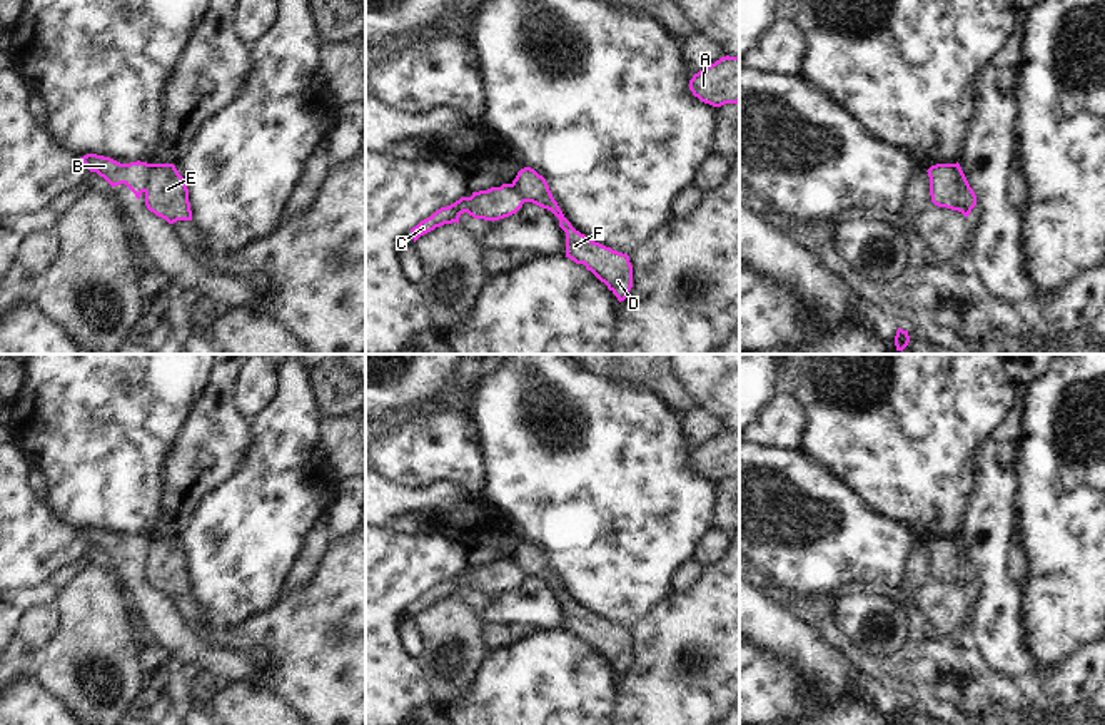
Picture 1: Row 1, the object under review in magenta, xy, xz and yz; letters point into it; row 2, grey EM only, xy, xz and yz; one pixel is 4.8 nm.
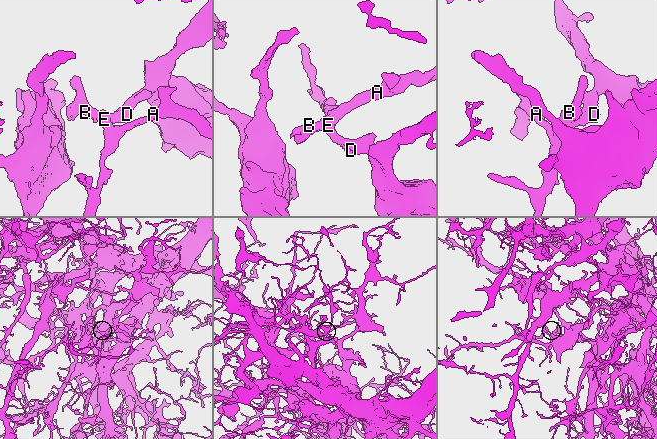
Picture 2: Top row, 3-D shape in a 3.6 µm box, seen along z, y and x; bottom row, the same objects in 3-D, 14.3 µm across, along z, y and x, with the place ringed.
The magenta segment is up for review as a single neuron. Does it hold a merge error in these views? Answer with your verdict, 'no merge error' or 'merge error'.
merge error

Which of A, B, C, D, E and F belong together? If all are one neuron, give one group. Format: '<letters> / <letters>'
A D E F / B C

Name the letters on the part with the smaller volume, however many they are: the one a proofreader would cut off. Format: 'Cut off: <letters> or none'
Cut off: B, C.

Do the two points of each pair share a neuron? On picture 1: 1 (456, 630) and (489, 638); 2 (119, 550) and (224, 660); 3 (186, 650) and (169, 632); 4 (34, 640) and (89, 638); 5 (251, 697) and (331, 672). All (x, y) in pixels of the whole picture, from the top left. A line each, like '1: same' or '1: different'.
1: different
2: same
3: same
4: different
5: different

